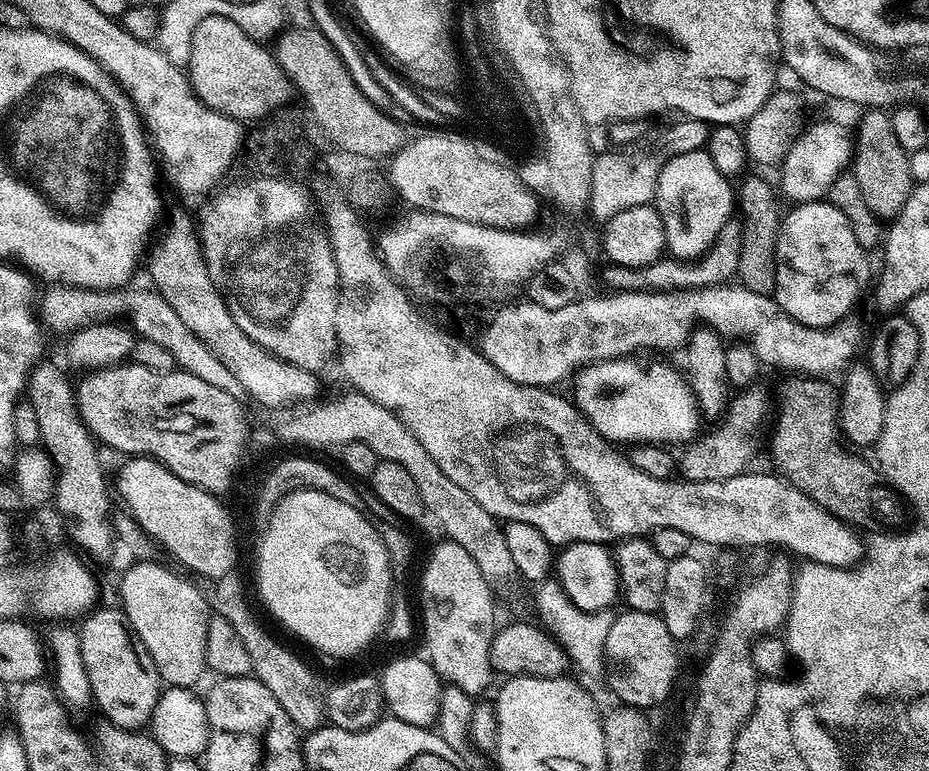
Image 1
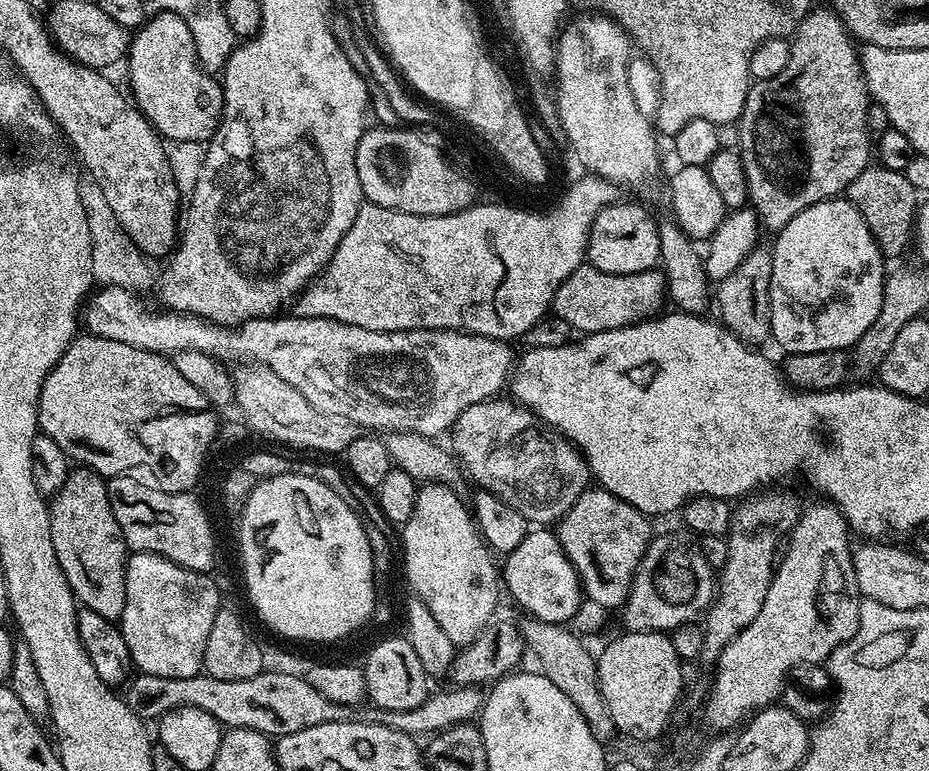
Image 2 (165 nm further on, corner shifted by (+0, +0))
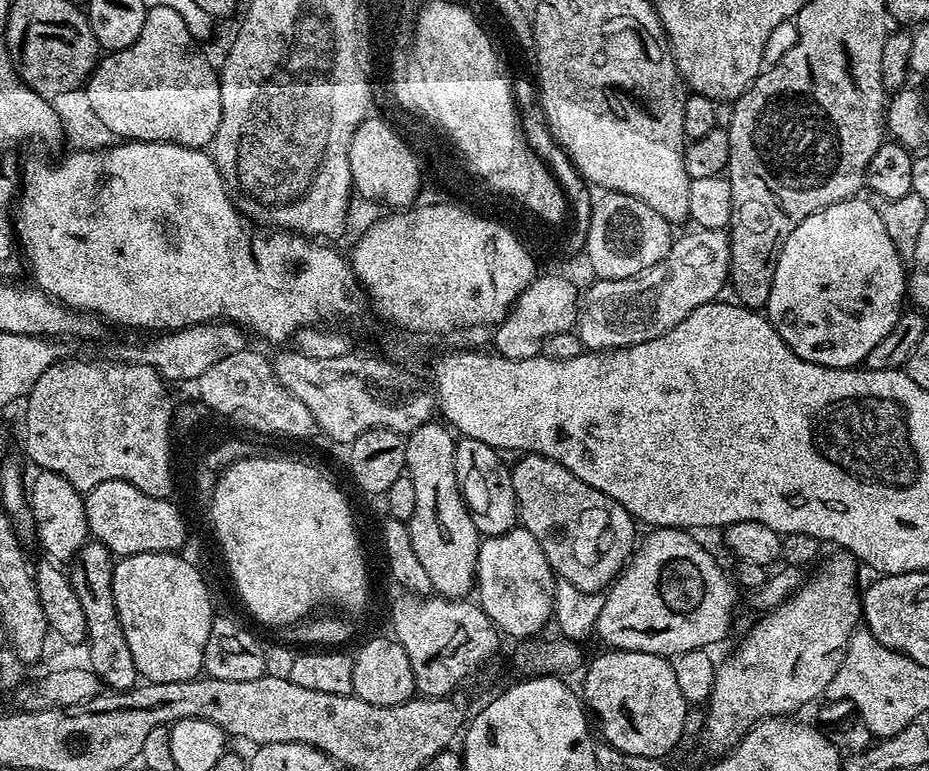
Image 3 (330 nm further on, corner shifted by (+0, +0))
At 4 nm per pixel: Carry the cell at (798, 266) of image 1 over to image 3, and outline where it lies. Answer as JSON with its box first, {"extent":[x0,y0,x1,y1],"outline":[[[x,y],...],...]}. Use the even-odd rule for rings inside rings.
{"extent":[766,199,906,368],"outline":[[[860,199],[834,202],[834,206],[826,206],[826,210],[818,210],[810,214],[810,218],[806,218],[806,222],[802,222],[802,226],[798,226],[798,230],[794,230],[790,238],[786,238],[786,246],[782,246],[776,263],[774,282],[770,286],[770,298],[766,305],[768,320],[774,326],[774,330],[778,330],[782,342],[786,342],[786,346],[790,346],[790,350],[798,354],[798,358],[806,362],[821,364],[827,368],[855,368],[863,365],[866,354],[870,354],[870,350],[874,350],[874,346],[878,346],[878,342],[882,342],[882,338],[886,338],[886,334],[894,330],[898,318],[902,315],[902,309],[905,307],[903,304],[906,304],[905,261],[901,260],[898,250],[894,250],[894,242],[890,242],[890,234],[886,234],[886,226],[882,226],[882,218],[878,218],[875,203],[871,199]]]}

